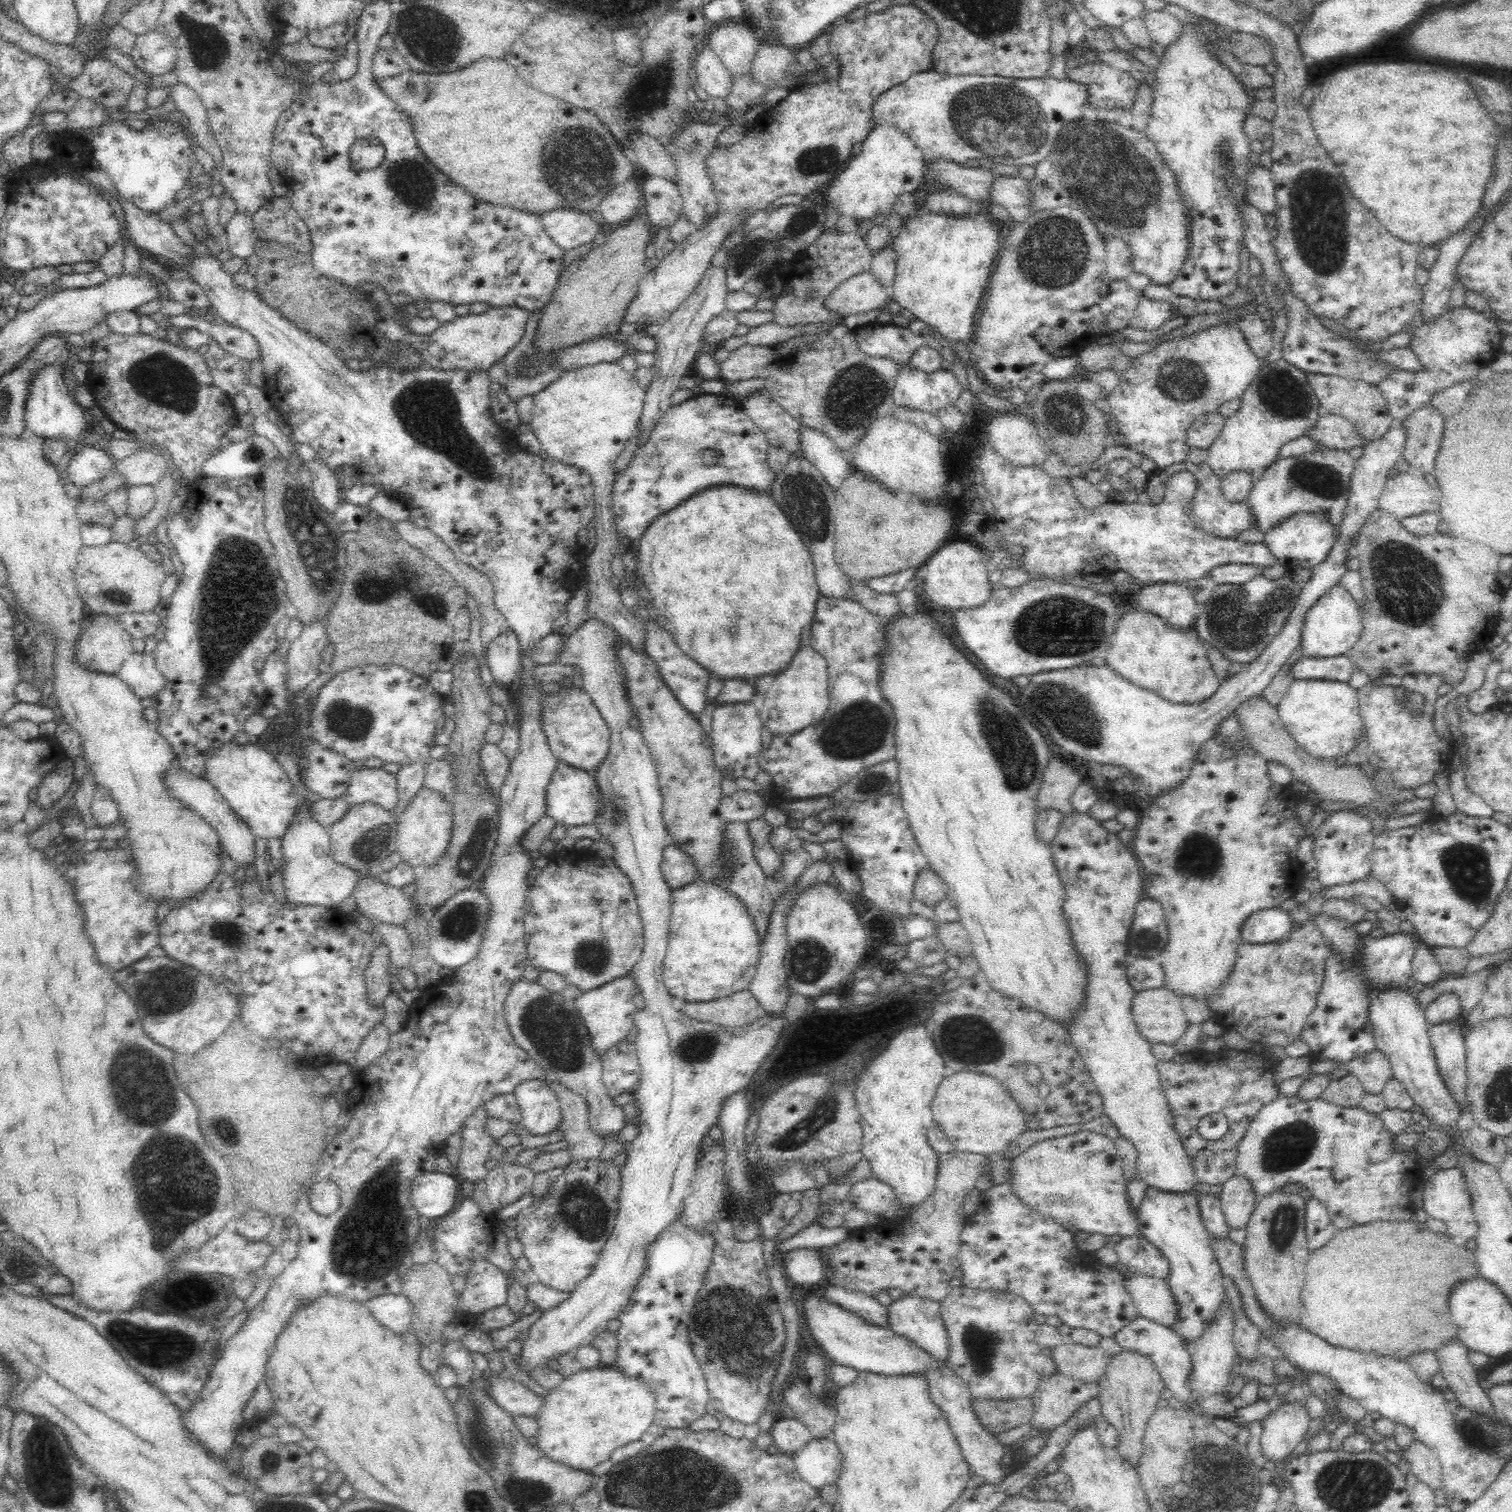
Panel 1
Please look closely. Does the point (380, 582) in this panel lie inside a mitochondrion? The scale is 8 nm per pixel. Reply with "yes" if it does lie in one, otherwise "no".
yes

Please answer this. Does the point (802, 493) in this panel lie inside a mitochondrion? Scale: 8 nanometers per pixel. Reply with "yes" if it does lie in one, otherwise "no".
yes

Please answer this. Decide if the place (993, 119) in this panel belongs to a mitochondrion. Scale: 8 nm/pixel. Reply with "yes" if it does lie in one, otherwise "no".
yes

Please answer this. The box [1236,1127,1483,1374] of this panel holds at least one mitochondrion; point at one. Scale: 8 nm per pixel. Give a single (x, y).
(1284, 1224)

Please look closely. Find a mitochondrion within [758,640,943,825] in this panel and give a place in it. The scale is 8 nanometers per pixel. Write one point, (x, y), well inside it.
(860, 730)

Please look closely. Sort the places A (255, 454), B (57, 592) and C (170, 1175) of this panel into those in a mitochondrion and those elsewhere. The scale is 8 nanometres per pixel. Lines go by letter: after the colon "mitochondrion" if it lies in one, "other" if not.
A: mitochondrion
B: other
C: mitochondrion

